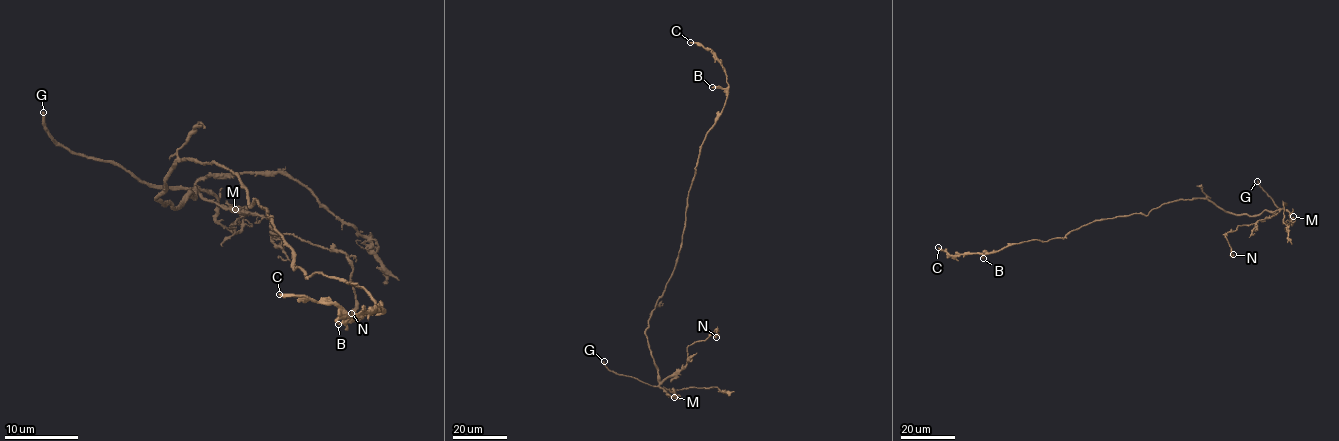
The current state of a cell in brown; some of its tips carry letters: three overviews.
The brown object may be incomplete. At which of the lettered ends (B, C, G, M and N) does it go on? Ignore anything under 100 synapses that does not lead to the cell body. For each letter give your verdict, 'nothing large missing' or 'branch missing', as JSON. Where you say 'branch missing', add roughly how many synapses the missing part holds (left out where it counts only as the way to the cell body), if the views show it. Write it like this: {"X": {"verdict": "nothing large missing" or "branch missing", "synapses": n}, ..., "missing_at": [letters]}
{"B": {"verdict": "nothing large missing"}, "C": {"verdict": "branch missing", "synapses": 500}, "G": {"verdict": "branch missing"}, "M": {"verdict": "nothing large missing"}, "N": {"verdict": "nothing large missing"}, "missing_at": ["C", "G"]}

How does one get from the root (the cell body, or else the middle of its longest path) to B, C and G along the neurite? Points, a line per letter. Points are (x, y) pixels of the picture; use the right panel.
B: (1153, 209), (1147, 215), (1133, 213), (1094, 220), (1071, 230), (1064, 237), (1013, 243), (986, 254), (983, 258)
C: (1153, 209), (1147, 215), (1133, 213), (1094, 220), (1064, 237), (1013, 243), (986, 254), (950, 255), (938, 247)
G: (1153, 209), (1196, 198), (1206, 198), (1239, 214), (1282, 209), (1257, 181)

